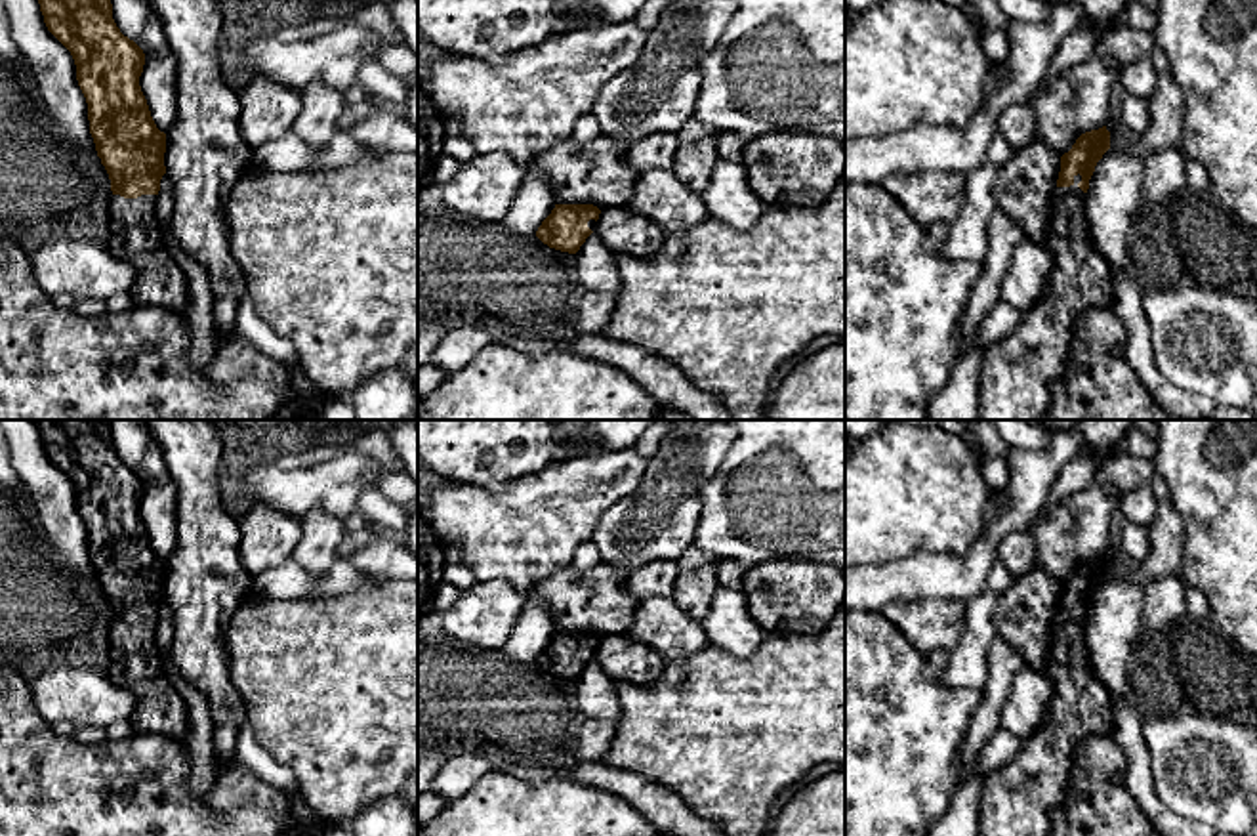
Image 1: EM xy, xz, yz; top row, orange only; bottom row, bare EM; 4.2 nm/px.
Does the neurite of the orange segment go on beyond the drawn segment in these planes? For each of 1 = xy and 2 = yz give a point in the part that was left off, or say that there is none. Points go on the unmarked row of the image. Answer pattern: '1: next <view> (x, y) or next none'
1: next xy (136, 663)
2: next yz (1017, 798)

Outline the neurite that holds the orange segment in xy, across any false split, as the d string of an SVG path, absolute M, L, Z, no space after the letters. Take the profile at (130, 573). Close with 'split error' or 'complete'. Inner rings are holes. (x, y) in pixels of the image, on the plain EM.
M32 420L48 458L71 479L76 508L88 531L90 561L111 607L109 678L134 700L130 723L135 733L153 733L185 742L191 727L185 699L174 687L158 643L160 607L166 601L166 561L151 544L139 513L143 477L124 464L113 447L111 420Z | split error

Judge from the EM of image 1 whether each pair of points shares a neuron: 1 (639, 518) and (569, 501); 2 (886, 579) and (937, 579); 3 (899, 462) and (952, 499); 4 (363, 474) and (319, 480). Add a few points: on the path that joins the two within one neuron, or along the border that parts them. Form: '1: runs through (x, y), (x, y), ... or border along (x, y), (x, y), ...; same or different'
1: border along (639, 480), (632, 493), (597, 520), (588, 539); different
2: runs through (899, 579), (924, 579); same
3: runs through (910, 476), (933, 499), (939, 499); same
4: runs through (351, 474), (342, 480), (330, 480); same

